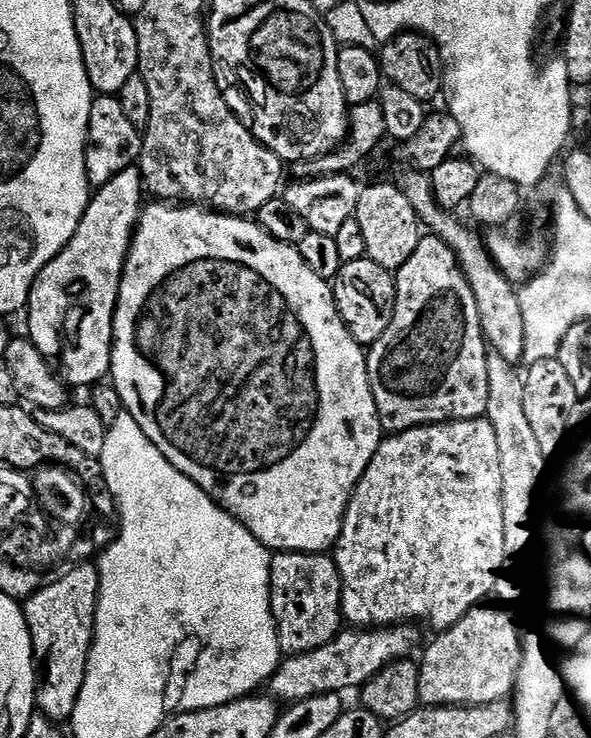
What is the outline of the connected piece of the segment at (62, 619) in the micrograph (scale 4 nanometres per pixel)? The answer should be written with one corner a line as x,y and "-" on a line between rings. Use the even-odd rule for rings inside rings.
68,572
57,580
49,579
23,601
24,622
28,627
28,636
32,639
31,659
40,667
40,681
36,684
36,704
39,715
47,720
60,722
69,715
72,701
80,687
84,662
88,658
89,637
86,635
86,616
80,611
84,608
84,576
80,572

